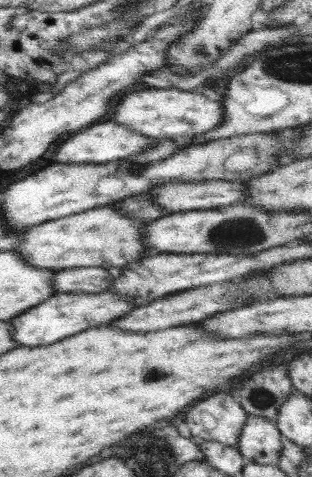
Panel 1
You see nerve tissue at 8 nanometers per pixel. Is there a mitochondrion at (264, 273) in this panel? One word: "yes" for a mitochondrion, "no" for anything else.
no

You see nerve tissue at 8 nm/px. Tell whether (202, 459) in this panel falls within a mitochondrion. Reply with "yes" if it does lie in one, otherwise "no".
no

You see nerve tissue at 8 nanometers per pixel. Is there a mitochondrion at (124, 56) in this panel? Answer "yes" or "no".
no

